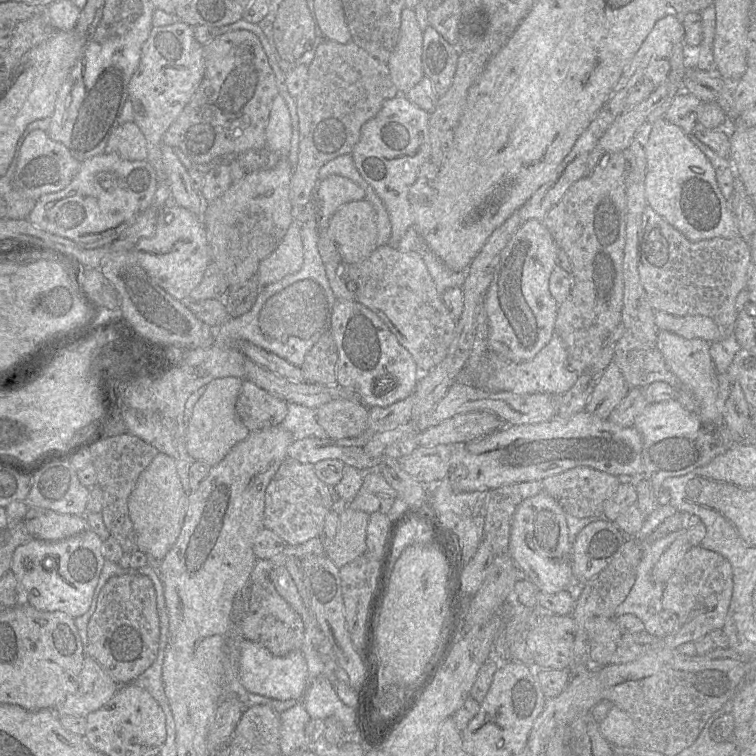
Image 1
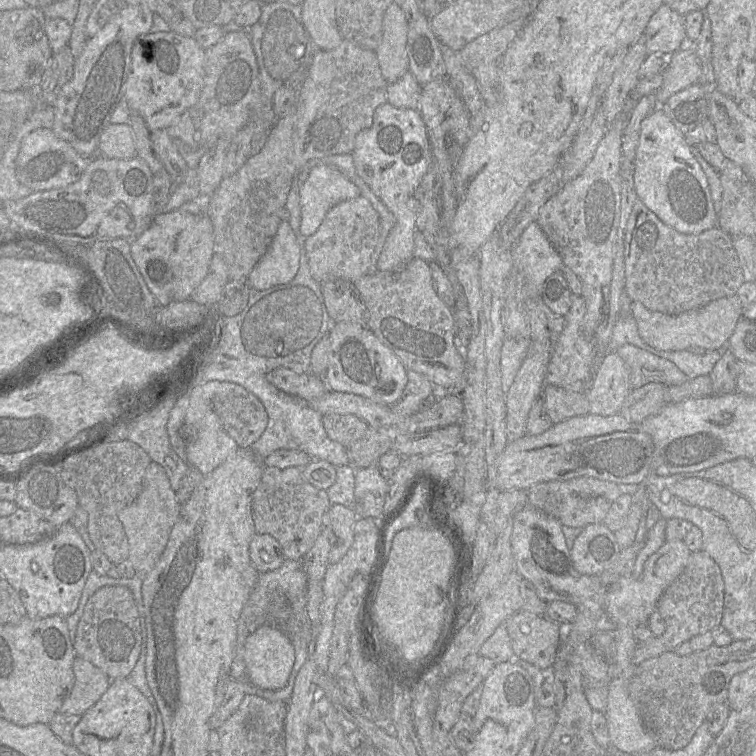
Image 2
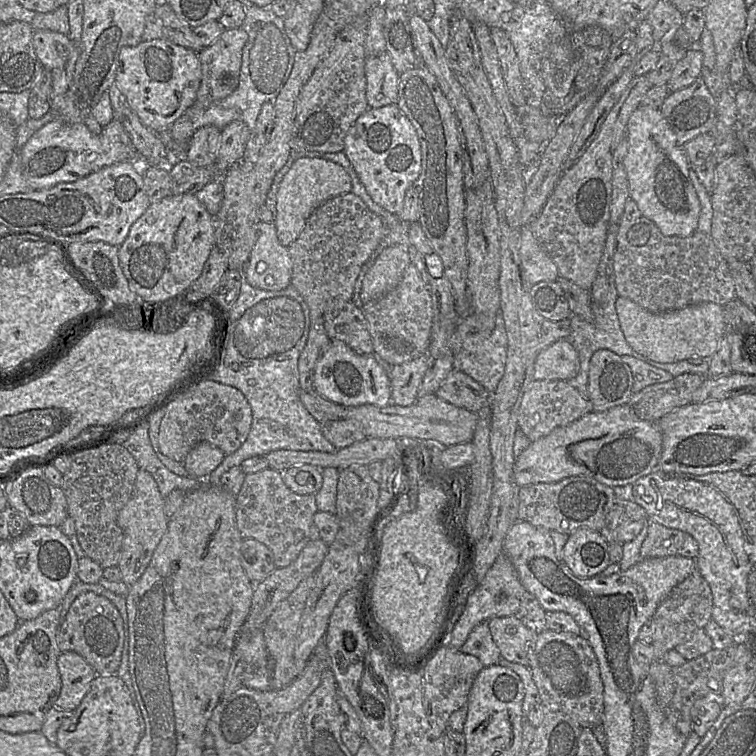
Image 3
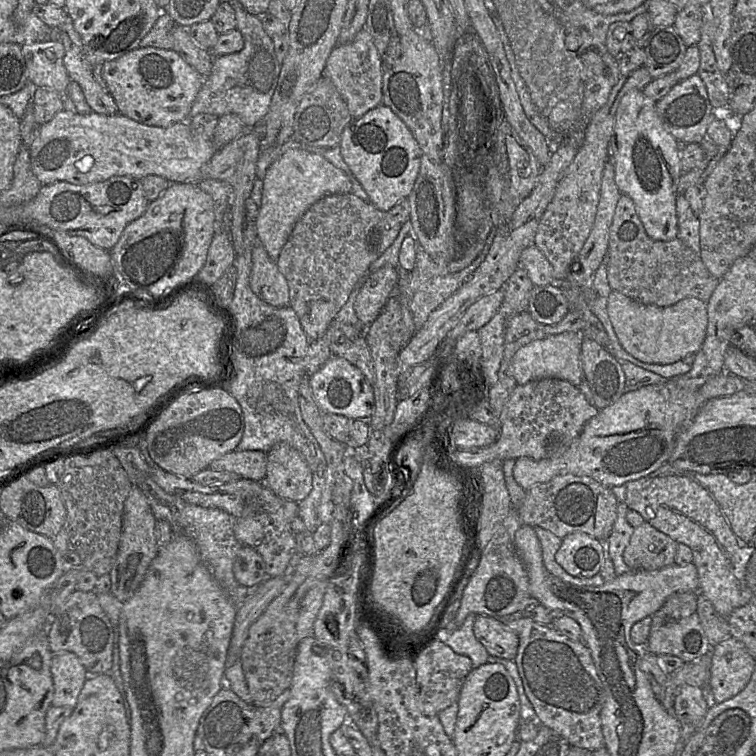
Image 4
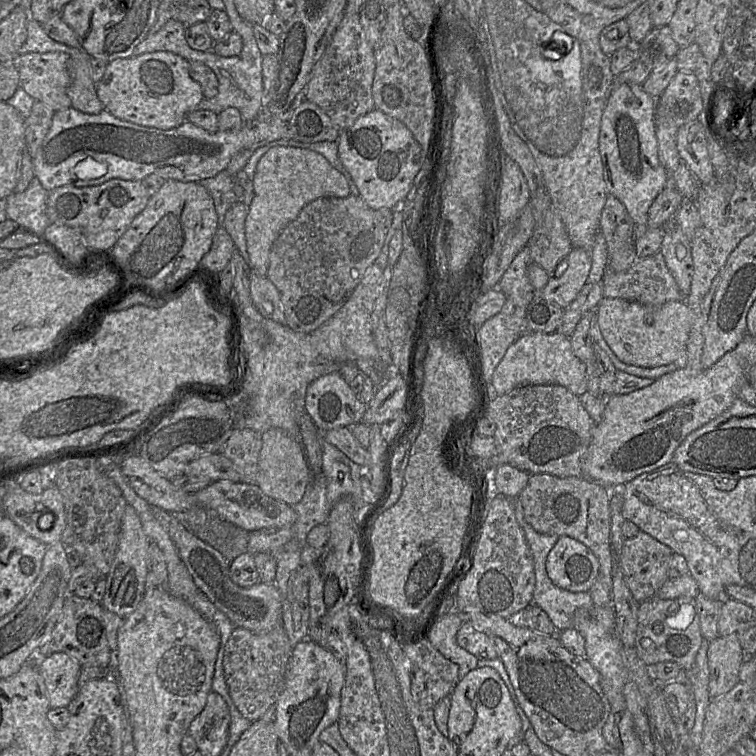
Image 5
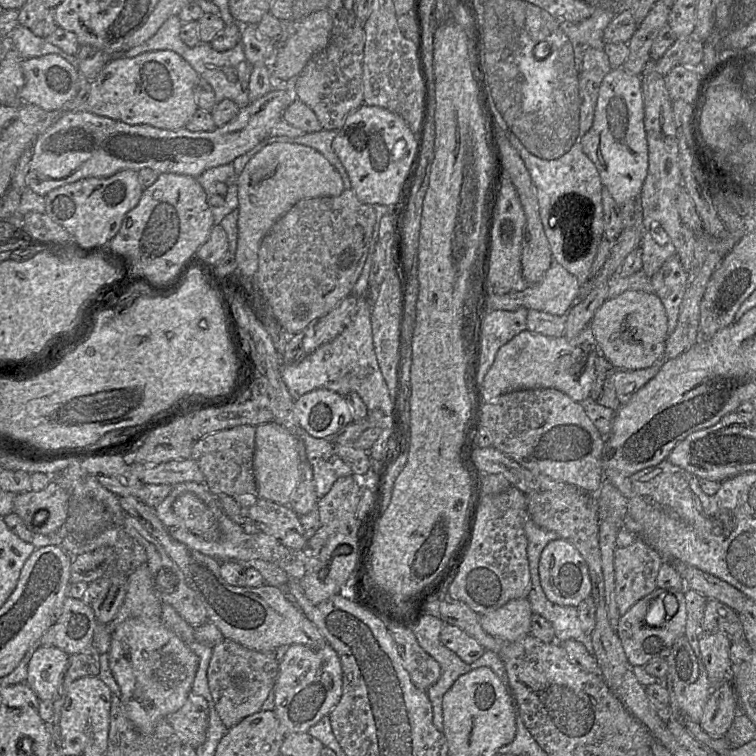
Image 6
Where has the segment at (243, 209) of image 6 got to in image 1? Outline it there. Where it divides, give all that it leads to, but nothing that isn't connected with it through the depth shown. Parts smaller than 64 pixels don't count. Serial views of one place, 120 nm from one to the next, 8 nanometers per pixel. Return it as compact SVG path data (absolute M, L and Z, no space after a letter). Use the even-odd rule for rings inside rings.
M340 175L319 181L315 190L318 231L327 229L334 213L344 204L366 199L365 191L355 182Z

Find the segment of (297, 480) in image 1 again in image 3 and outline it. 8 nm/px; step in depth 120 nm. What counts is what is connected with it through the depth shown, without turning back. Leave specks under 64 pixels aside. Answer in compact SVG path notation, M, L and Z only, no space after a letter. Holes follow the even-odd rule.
M272 468L246 474L236 494L236 522L243 539L253 538L265 544L273 553L276 568L283 568L291 564L310 541L310 526L317 511L315 494L294 493L283 482L282 471Z

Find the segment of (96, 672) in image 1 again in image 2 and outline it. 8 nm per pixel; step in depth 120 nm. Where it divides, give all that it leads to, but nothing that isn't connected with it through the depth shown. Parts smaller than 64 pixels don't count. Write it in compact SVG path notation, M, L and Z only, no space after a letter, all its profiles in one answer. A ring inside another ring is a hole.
M76 656L73 662L74 685L59 712L82 716L106 692L111 680L91 662Z

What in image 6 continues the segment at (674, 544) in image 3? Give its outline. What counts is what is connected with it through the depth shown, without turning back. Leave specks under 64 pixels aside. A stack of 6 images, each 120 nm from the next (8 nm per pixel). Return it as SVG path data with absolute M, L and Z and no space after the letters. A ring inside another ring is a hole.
M636 538L627 547L616 548L614 593L620 616L657 588L657 575L665 560L642 538Z

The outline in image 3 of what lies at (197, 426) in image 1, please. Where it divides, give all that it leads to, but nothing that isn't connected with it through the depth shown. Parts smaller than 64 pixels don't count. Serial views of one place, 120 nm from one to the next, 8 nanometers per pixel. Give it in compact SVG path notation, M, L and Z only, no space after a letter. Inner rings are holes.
M201 442L187 454L183 463L190 477L206 479L225 456L220 448L208 442Z

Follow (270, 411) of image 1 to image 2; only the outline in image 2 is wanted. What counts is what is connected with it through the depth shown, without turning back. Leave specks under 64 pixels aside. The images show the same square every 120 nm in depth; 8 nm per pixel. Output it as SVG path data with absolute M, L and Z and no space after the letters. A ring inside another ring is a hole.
M221 382L212 397L212 406L223 429L239 448L250 448L267 427L265 407L239 384Z

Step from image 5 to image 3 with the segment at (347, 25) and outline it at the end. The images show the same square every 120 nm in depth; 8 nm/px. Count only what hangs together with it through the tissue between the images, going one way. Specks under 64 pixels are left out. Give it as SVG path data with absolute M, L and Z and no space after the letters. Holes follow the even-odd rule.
M387 51L367 57L365 61L366 99L369 108L396 104L399 73Z

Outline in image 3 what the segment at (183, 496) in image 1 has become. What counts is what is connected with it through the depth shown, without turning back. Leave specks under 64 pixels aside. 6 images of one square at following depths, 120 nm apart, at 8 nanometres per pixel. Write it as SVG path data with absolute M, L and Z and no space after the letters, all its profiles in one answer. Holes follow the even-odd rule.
M139 469L133 494L117 516L117 524L123 534L117 567L121 572L121 581L129 588L146 570L157 545L168 527L169 519L165 515L164 506L165 498L161 495L153 476L145 470Z

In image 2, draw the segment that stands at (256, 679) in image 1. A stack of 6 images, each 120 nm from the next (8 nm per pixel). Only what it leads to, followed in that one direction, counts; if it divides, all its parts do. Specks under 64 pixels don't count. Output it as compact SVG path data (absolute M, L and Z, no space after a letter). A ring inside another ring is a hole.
M266 624L259 627L246 639L244 649L247 679L255 686L265 690L277 690L285 687L295 663L295 648L278 628Z

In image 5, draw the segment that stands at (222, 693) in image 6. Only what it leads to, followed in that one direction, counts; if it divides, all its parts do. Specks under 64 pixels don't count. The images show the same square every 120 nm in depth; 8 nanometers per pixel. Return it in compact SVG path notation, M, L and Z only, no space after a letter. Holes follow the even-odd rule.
M283 624L259 633L234 628L224 648L223 669L230 698L247 720L253 722L261 719L269 707L277 702L284 687L292 649Z

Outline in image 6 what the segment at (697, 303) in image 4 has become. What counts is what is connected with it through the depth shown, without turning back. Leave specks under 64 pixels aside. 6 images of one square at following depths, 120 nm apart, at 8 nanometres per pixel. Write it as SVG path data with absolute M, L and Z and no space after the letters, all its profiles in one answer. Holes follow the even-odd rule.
M627 290L608 298L596 311L590 327L599 352L616 370L640 370L663 357L669 335L664 305L655 293Z

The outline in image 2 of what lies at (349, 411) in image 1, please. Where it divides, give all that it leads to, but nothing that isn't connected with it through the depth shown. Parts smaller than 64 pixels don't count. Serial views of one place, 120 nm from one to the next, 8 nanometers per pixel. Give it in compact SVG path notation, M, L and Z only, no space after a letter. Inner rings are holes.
M325 414L323 427L328 437L344 447L350 447L368 432L368 424L353 414Z

